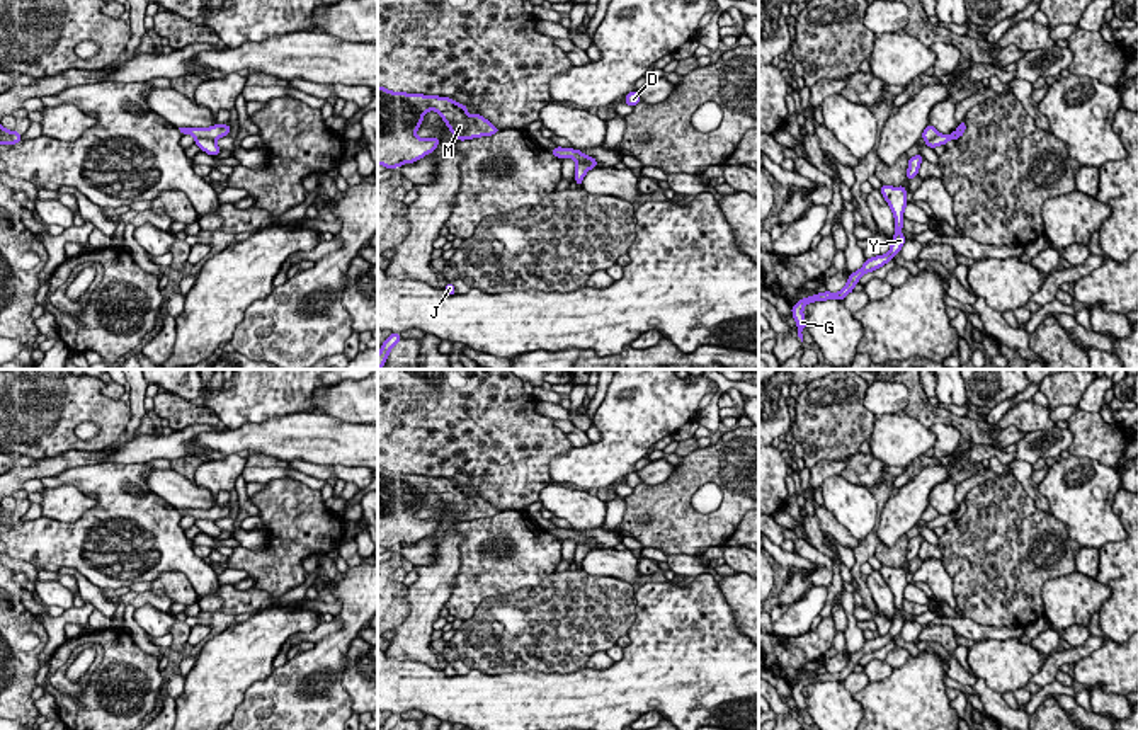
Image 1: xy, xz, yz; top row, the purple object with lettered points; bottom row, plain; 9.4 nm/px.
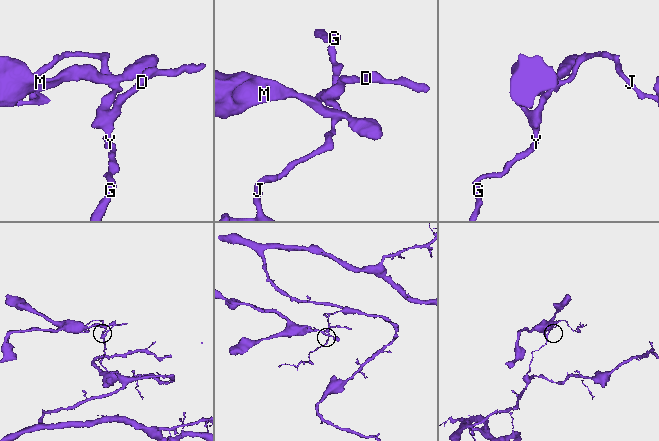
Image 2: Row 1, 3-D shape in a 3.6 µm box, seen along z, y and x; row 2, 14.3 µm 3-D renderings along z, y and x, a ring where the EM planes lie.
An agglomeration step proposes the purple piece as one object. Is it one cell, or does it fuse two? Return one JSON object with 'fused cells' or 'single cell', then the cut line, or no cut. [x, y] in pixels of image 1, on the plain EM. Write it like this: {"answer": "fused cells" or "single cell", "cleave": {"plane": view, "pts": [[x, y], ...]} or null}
{"answer": "fused cells", "cleave": {"plane": "xy", "pts": [[196, 518], [213, 521]]}}

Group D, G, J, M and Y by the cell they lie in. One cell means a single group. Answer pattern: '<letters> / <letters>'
D G J Y / M

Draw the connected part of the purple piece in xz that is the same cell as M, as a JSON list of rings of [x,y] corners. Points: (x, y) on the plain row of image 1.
[[[378,466],[378,546],[398,550],[437,529],[441,519],[415,516],[429,492],[439,493],[459,522],[502,512],[480,495],[466,497],[468,490],[449,478],[391,473]]]

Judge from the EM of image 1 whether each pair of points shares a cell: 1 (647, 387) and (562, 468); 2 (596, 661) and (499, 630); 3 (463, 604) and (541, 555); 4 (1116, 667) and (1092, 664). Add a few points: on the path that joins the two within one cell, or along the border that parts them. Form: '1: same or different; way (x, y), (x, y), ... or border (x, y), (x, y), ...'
1: same; way (642, 412), (587, 467)
2: different; border (606, 650), (596, 650), (586, 666)
3: same; way (482, 586), (506, 562), (523, 555)
4: same; way (1111, 667), (1098, 667)

